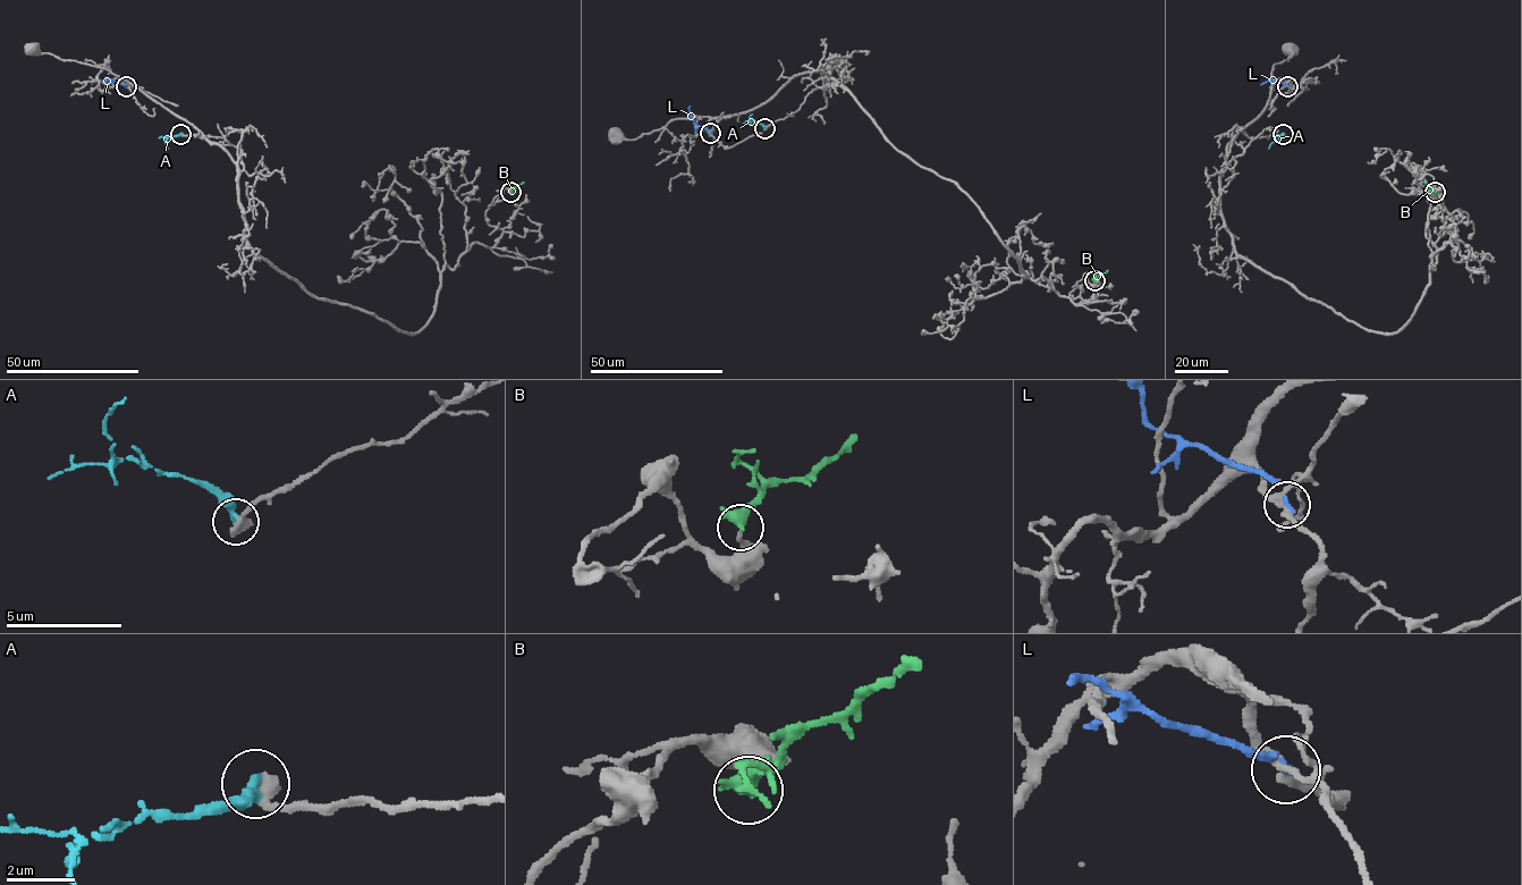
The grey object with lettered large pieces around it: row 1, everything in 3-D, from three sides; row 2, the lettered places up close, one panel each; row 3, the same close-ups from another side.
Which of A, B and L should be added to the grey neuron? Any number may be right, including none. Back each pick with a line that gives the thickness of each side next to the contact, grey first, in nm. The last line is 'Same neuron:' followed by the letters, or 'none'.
Same neuron: none

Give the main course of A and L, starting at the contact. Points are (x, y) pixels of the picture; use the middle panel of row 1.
A: (764, 128), (751, 120), (752, 114)
L: (710, 133), (694, 123), (690, 106)

